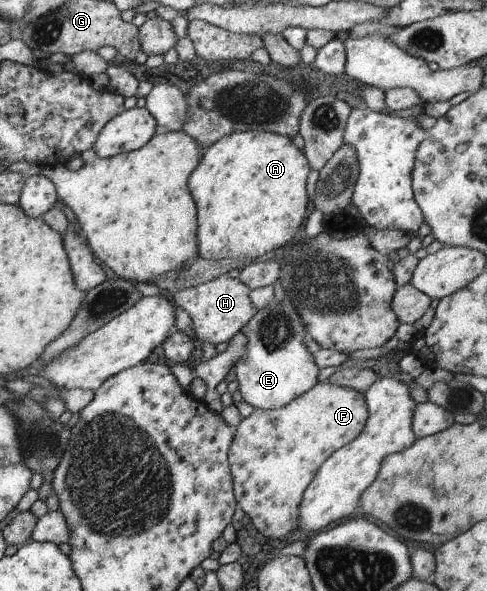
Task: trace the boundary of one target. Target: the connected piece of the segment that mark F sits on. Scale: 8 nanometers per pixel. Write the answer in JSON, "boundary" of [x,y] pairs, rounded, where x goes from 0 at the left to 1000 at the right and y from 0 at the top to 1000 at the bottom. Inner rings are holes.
{"boundary":[[[669,643],[643,651],[575,692],[520,692],[509,706],[491,712],[466,763],[478,834],[489,858],[509,871],[534,905],[550,914],[579,914],[583,905],[612,897],[614,868],[608,865],[630,821],[684,763],[719,750],[743,729],[752,711],[754,689],[745,668],[723,657],[690,653],[682,643]]]}

